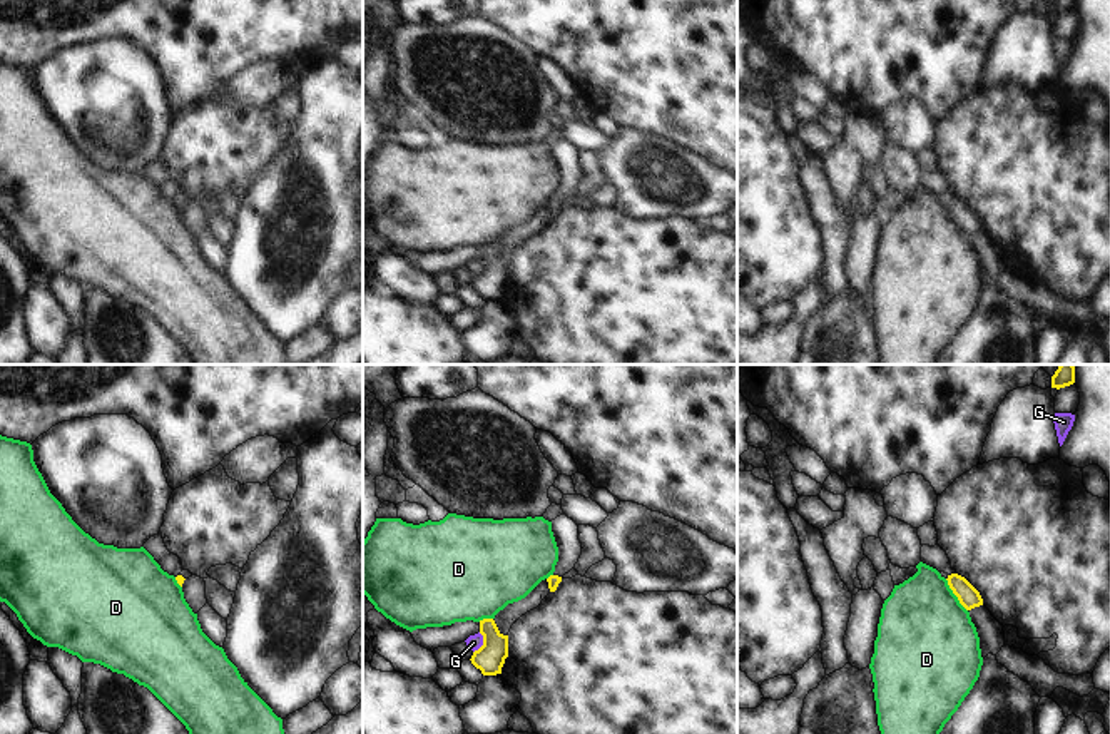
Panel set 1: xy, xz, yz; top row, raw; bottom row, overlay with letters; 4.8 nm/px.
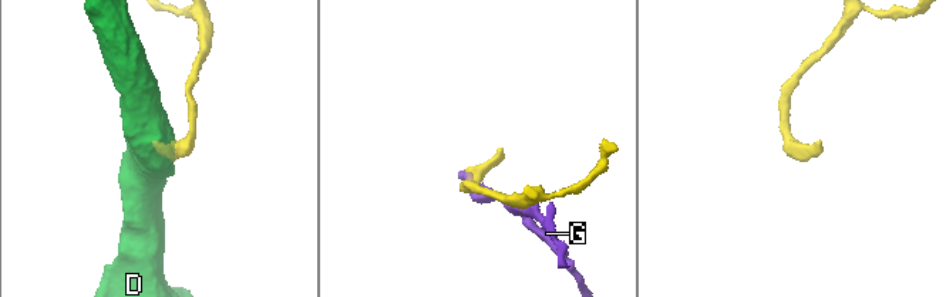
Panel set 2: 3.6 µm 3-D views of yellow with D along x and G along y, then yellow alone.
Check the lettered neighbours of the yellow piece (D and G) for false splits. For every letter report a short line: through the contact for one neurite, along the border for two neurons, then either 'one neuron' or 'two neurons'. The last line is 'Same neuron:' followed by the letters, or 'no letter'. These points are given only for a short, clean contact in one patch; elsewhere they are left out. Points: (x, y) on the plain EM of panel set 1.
D: two neurons
G: two neurons
Same neuron: no letter

